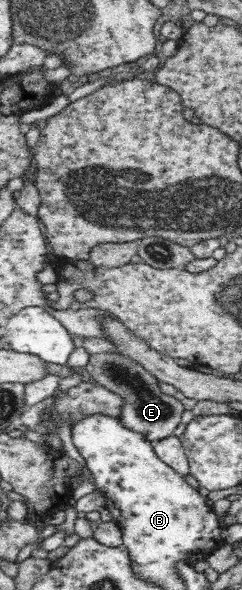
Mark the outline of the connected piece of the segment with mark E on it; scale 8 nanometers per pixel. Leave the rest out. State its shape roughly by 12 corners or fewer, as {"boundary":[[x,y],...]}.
{"boundary":[[92,354],[84,367],[122,397],[119,419],[146,440],[171,436],[184,403],[125,354]]}

